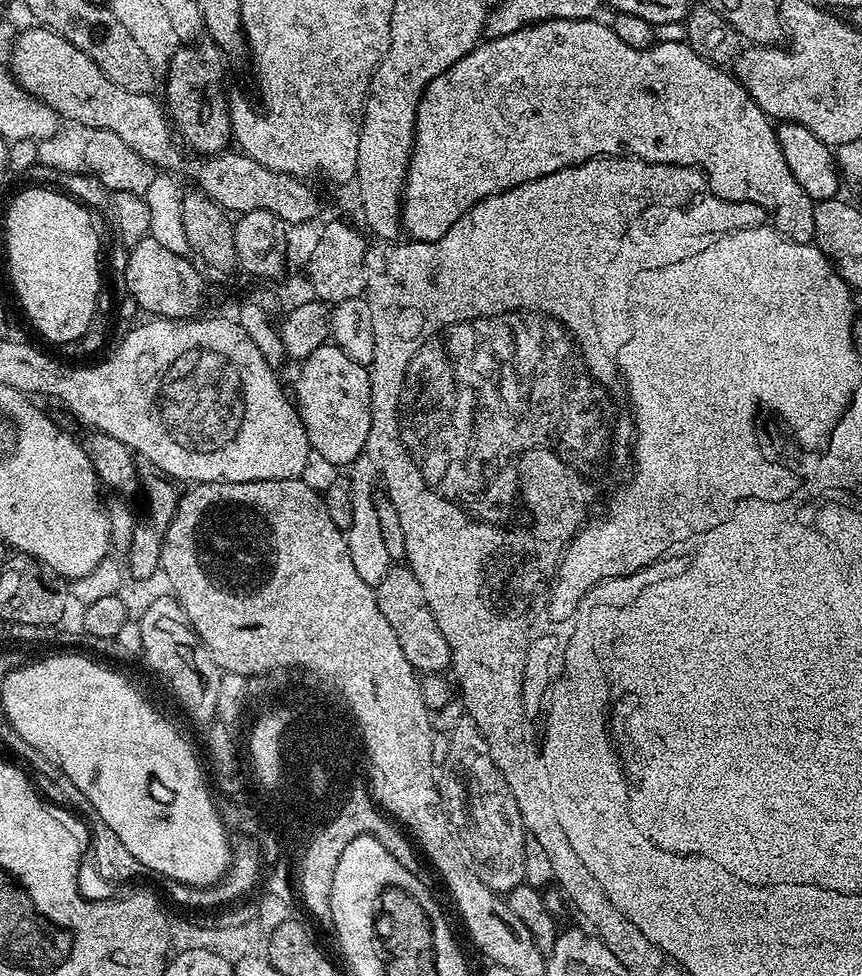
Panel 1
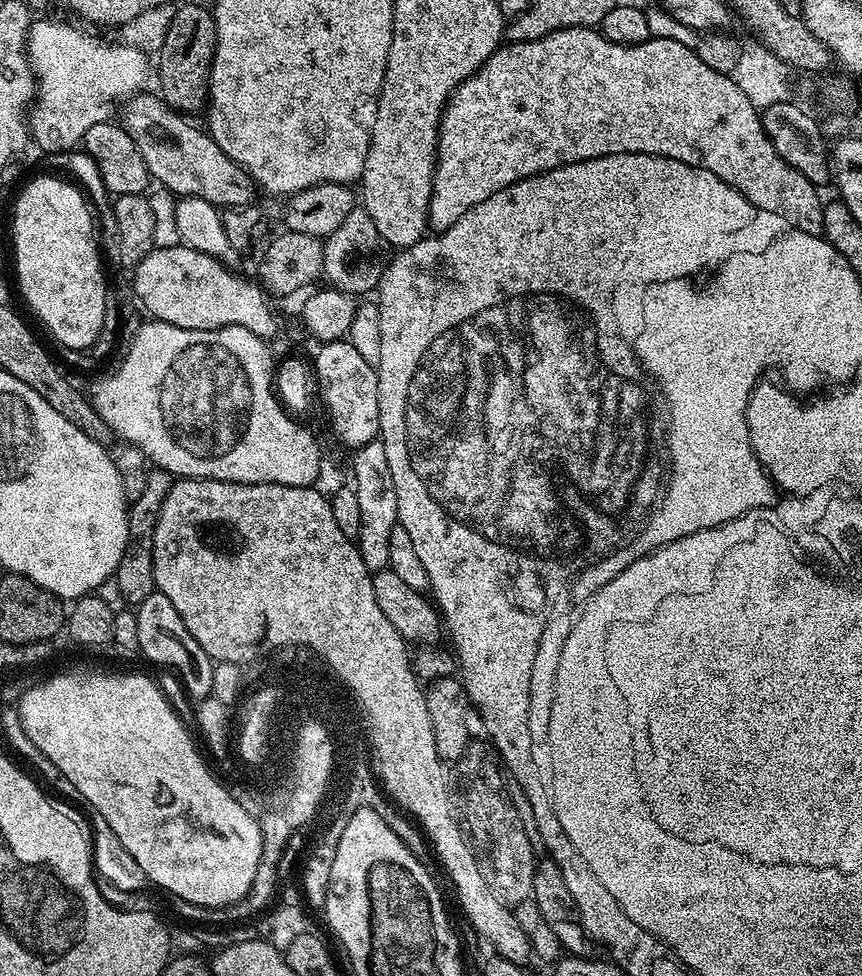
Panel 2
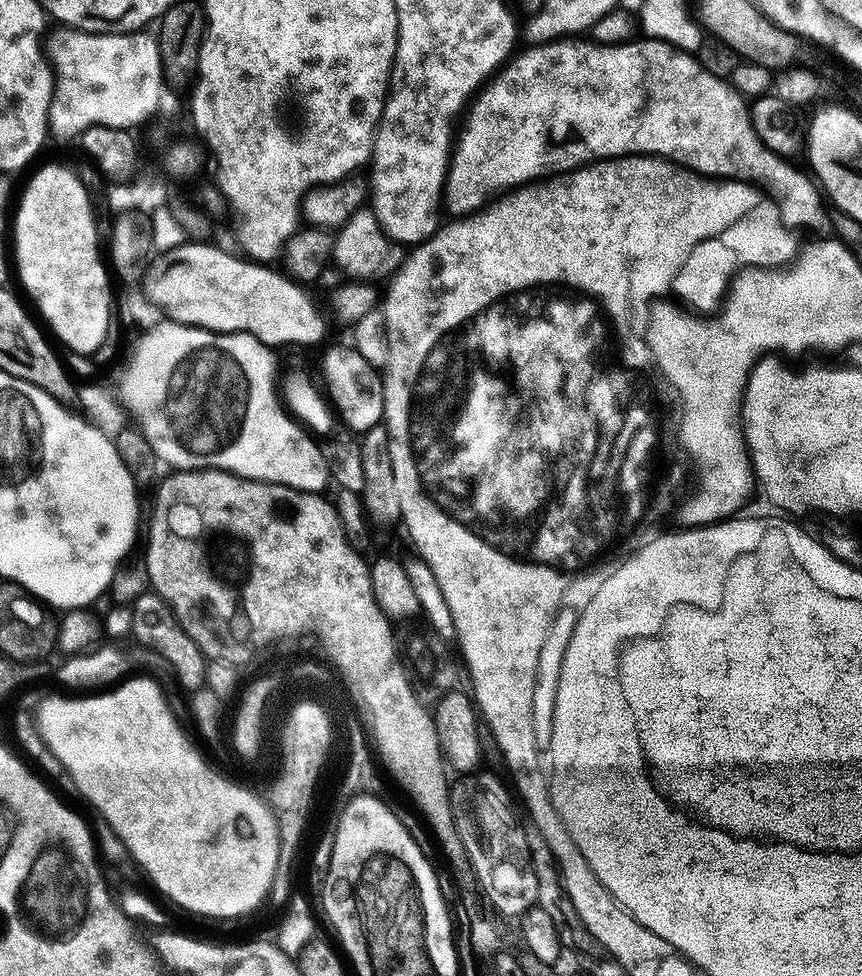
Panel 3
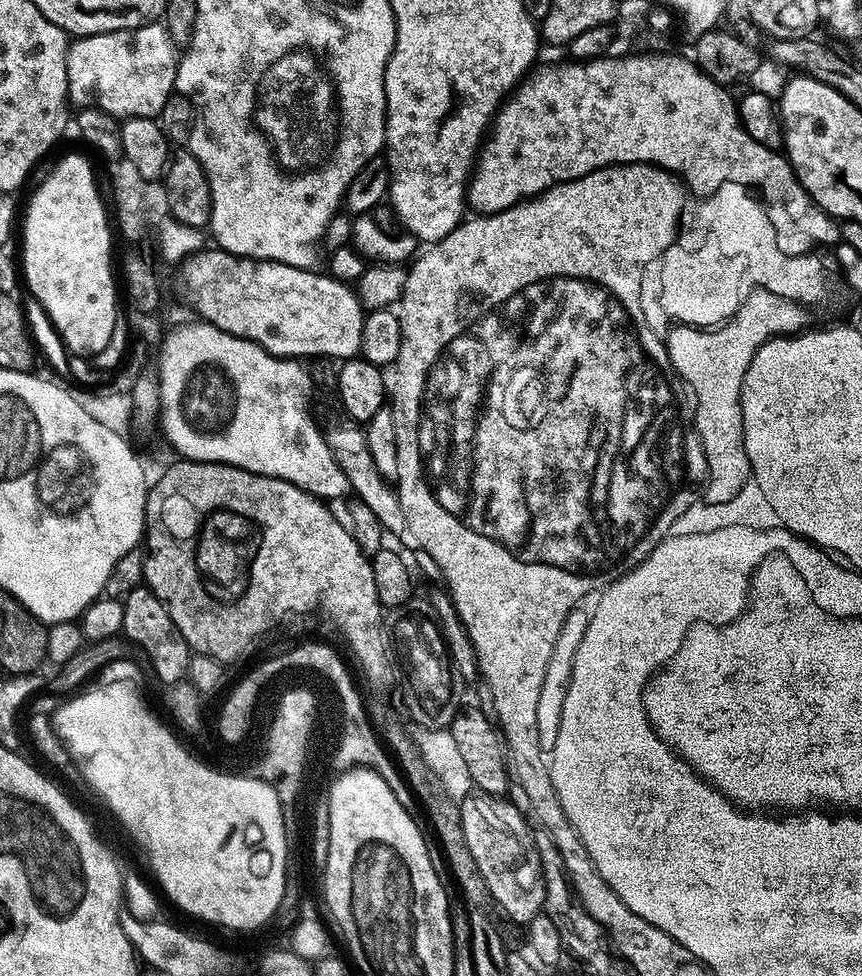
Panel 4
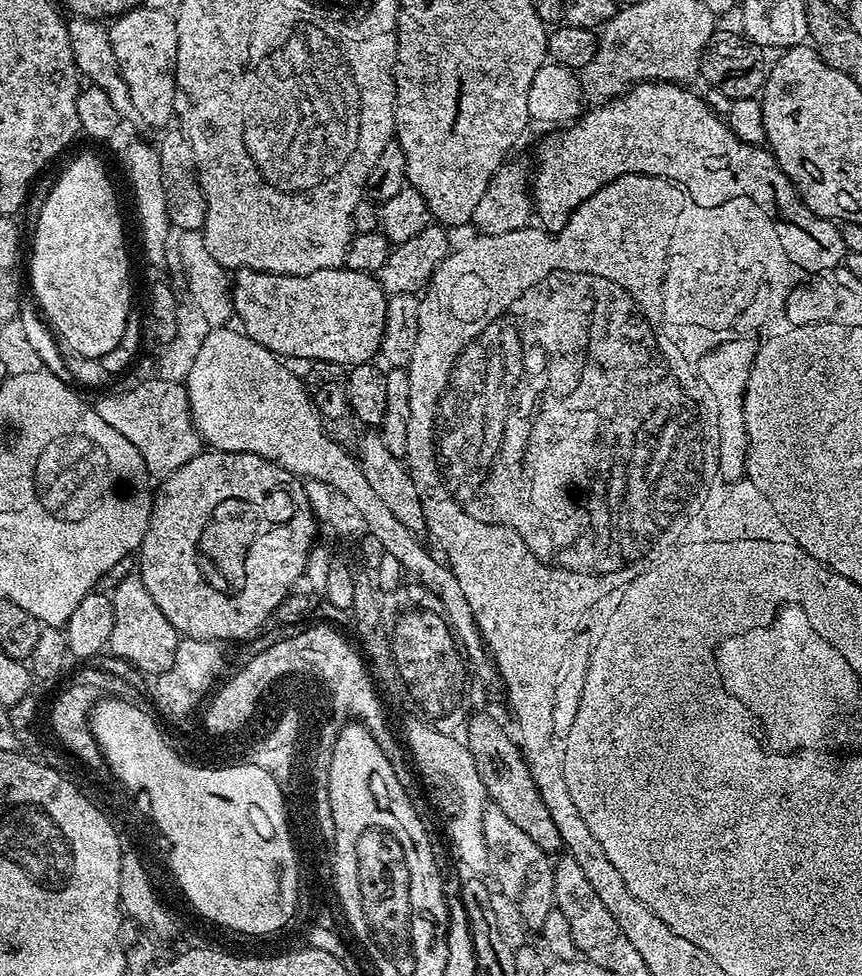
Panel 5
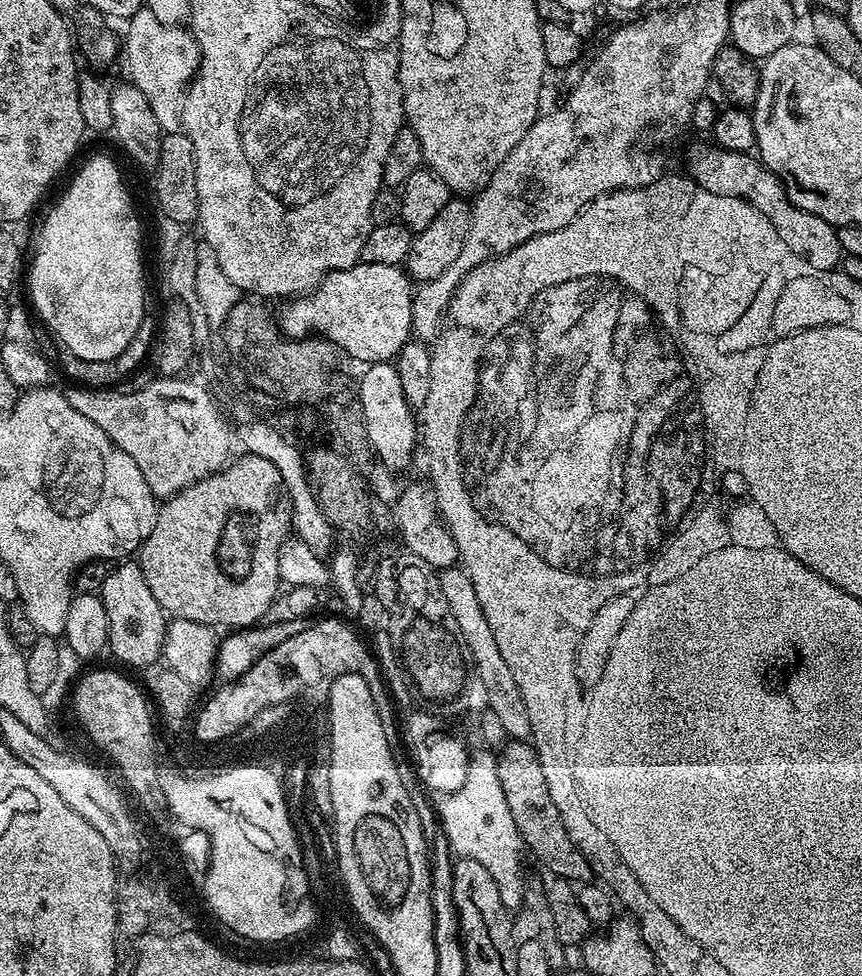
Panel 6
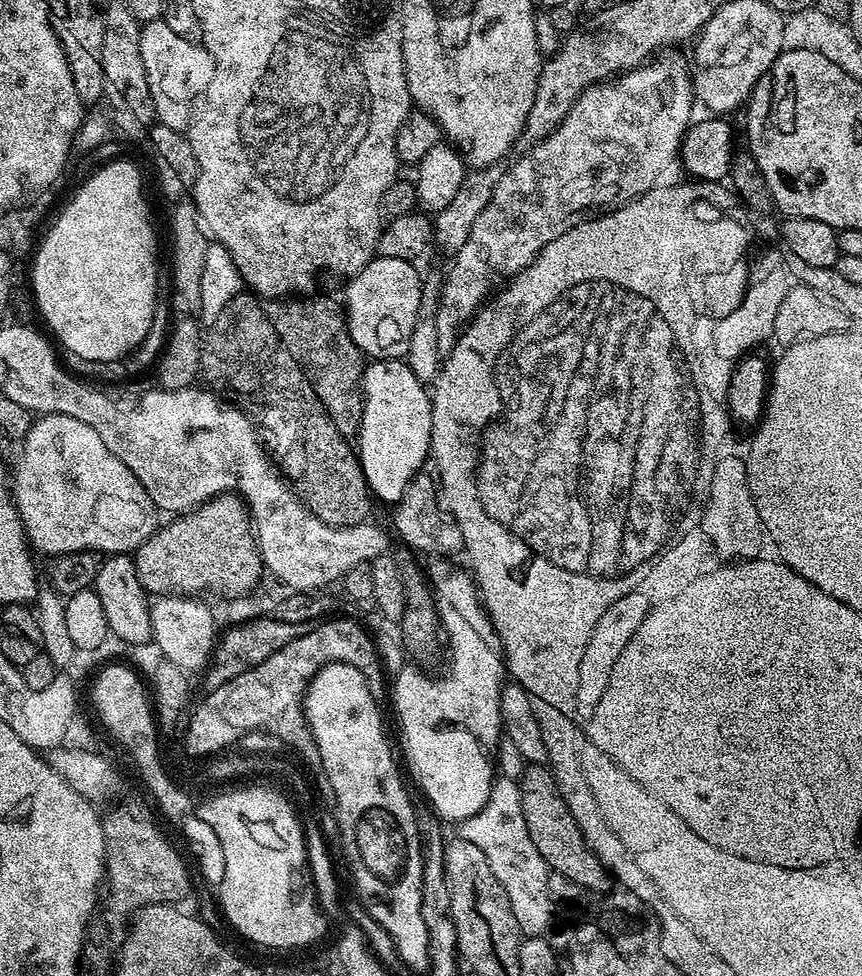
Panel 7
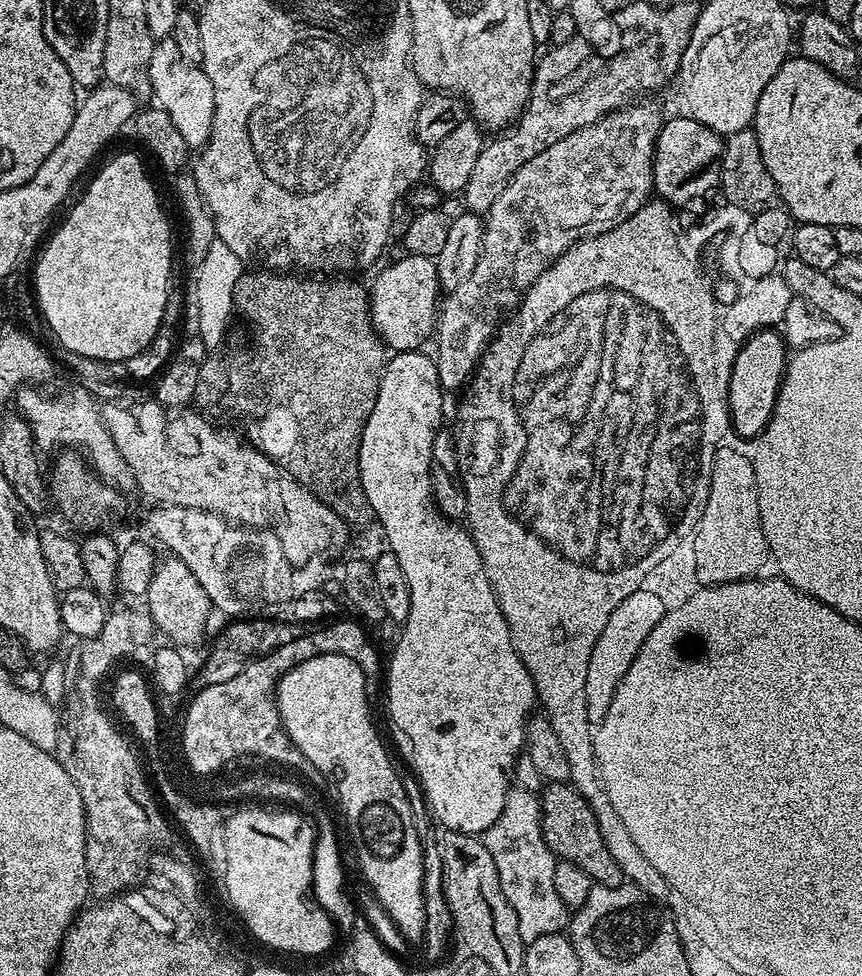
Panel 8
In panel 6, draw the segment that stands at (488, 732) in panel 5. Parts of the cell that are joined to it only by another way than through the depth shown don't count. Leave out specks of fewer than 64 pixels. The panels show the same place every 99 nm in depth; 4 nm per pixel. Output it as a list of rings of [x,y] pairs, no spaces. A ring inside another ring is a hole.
[[[509,739],[496,756],[496,769],[498,782],[502,782],[502,794],[506,794],[506,806],[510,806],[510,815],[514,817],[514,826],[518,826],[518,834],[524,842],[524,847],[529,853],[536,855],[536,860],[548,872],[553,872],[553,877],[564,882],[588,882],[593,879],[589,857],[581,854],[570,842],[566,834],[566,826],[562,822],[562,814],[558,814],[558,806],[550,802],[550,790],[546,790],[546,778],[542,775],[542,762],[538,762],[538,754],[531,743],[524,740]]]

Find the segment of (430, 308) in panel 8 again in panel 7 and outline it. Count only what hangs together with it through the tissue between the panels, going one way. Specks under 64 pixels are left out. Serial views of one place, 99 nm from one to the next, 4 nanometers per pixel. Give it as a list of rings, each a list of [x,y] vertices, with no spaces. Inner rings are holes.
[[[377,255],[343,289],[348,333],[365,357],[372,360],[398,360],[408,355],[414,322],[420,313],[422,272],[402,258]]]

